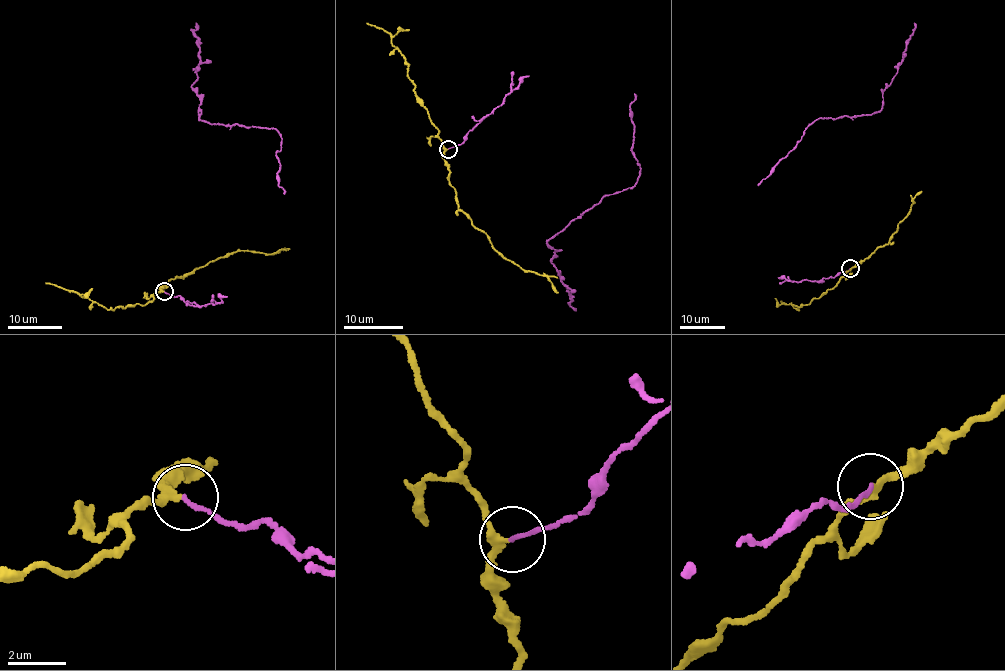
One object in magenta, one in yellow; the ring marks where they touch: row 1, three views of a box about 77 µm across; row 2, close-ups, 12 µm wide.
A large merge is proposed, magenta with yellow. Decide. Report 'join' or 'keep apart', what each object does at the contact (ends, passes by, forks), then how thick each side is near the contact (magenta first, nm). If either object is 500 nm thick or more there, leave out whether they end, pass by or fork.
keep apart; magenta ends there; yellow passes by; 120 nm thick on the magenta side, 200 nm on the other

